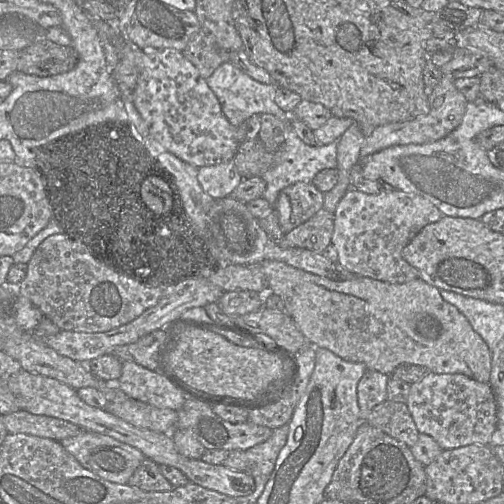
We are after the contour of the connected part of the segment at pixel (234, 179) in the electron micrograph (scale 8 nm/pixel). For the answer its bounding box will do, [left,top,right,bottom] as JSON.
[197,160,243,200]

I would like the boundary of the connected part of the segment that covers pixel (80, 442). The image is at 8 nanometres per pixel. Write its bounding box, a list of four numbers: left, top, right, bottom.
[59,431,146,484]

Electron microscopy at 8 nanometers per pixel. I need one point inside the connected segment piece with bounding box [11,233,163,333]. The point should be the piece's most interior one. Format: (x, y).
(73, 289)

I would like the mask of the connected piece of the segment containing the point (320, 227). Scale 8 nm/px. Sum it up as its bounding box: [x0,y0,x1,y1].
[278,208,334,252]

